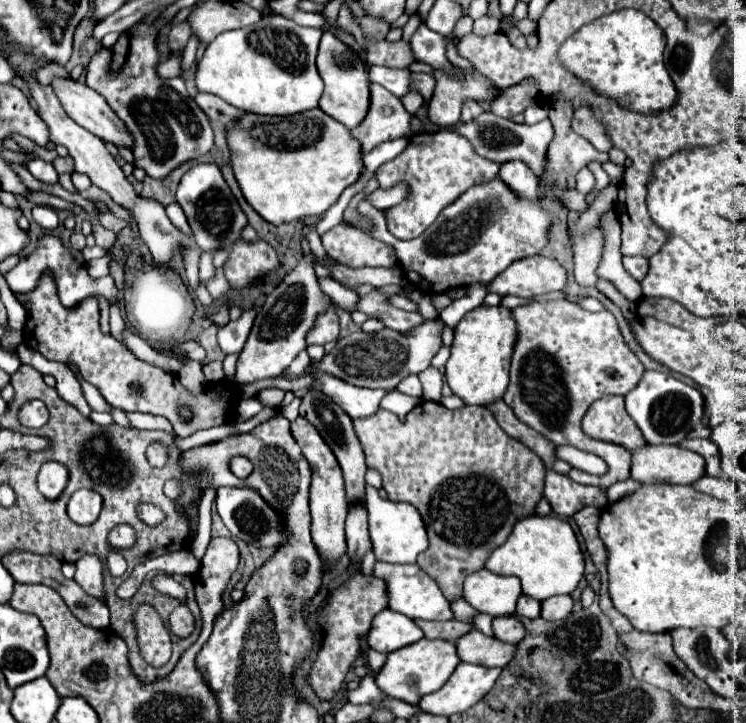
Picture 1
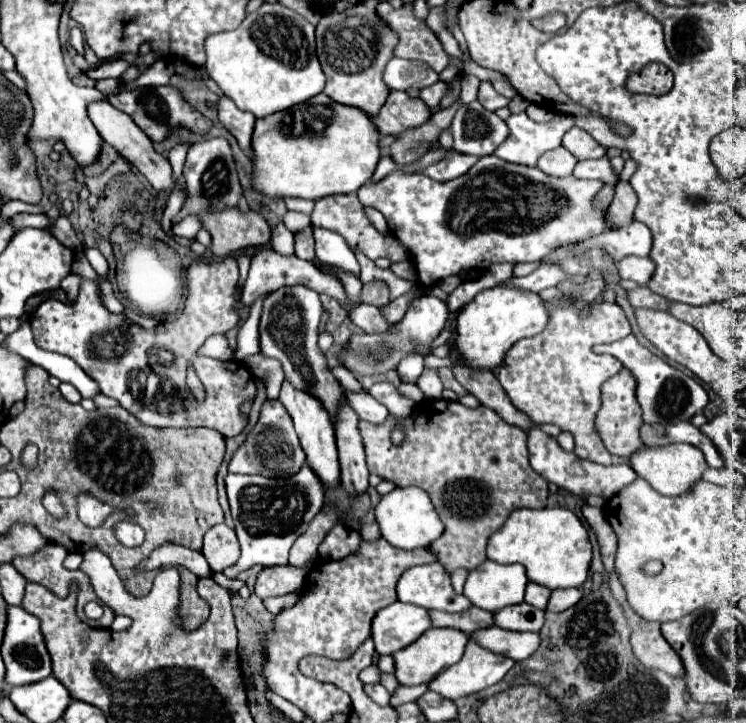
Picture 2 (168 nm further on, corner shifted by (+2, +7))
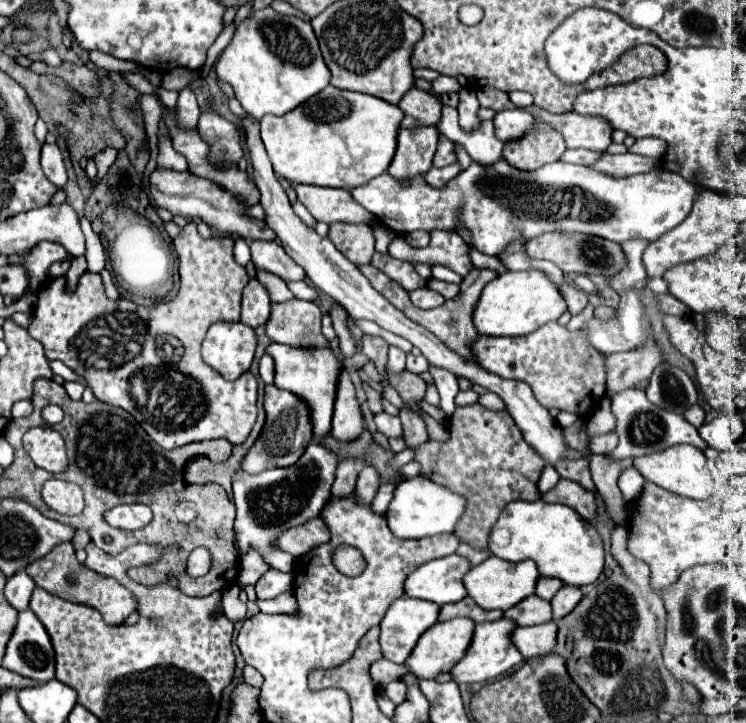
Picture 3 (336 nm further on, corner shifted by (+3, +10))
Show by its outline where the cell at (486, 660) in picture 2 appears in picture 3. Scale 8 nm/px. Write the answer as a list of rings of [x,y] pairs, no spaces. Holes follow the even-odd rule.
[[[501,618],[501,620],[495,620],[495,622],[477,624],[475,632],[473,632],[475,634],[473,642],[469,644],[469,650],[465,652],[461,662],[457,662],[457,666],[453,666],[453,670],[451,670],[453,682],[457,682],[457,684],[487,682],[487,680],[493,680],[497,676],[505,674],[515,664],[519,664],[523,660],[523,656],[511,642],[511,632],[513,630],[515,630],[515,624],[511,620],[507,620],[507,618]]]

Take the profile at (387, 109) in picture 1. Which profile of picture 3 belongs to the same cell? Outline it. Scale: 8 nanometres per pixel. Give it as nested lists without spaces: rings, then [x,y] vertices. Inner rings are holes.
[[[411,88],[401,102],[397,104],[403,110],[401,128],[415,128],[415,126],[431,126],[437,124],[441,118],[441,102],[433,98],[425,90]]]

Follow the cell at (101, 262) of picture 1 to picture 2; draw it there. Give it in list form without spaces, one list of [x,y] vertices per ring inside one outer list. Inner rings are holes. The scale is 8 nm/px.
[[[66,275],[64,279],[60,283],[60,287],[70,295],[70,297],[78,297],[76,293],[78,293],[78,285],[80,285],[80,281],[82,281],[82,277],[78,277],[78,275]]]

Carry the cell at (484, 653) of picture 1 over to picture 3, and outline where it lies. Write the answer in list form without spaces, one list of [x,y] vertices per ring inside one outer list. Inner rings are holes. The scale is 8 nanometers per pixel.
[[[555,622],[539,624],[539,626],[525,626],[513,630],[513,644],[521,650],[525,658],[547,654],[555,646],[557,626]]]

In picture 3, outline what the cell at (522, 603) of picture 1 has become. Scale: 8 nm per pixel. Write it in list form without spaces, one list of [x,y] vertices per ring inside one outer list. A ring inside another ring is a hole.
[[[541,576],[541,578],[537,580],[537,590],[535,590],[535,594],[537,594],[539,598],[543,598],[543,600],[551,600],[561,586],[563,586],[561,580],[557,580],[557,578],[543,578],[543,576]]]

